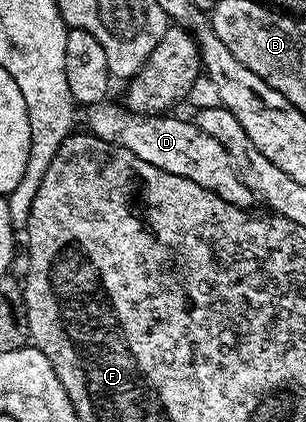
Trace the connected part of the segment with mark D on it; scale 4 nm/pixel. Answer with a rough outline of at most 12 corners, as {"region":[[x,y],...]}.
{"region":[[87,111],[95,138],[186,176],[230,204],[252,190],[195,121]]}

